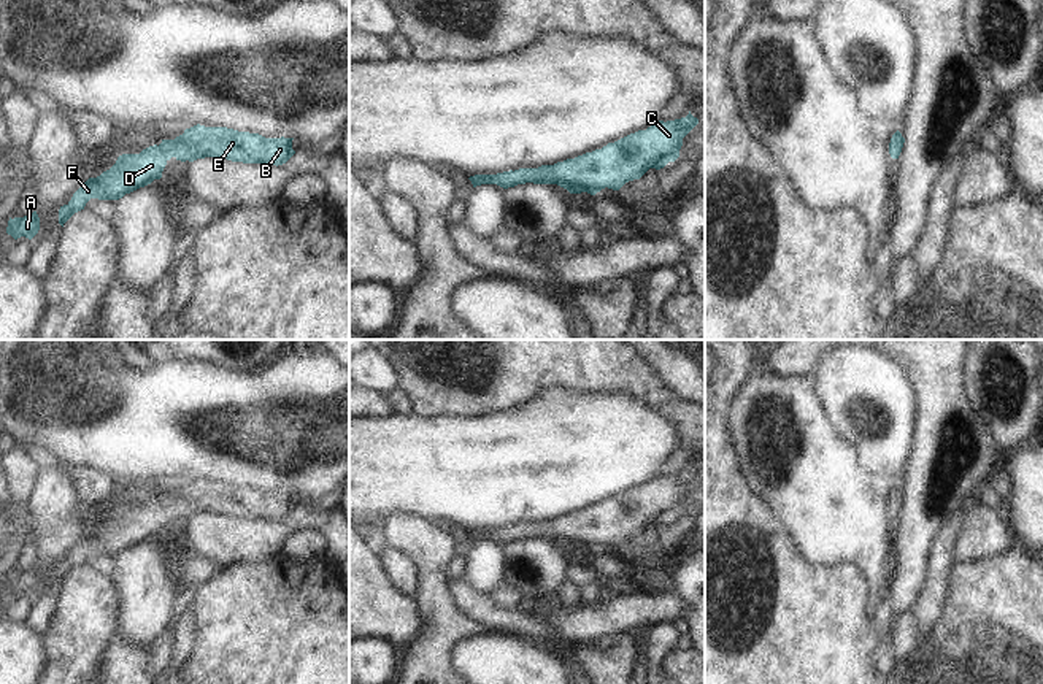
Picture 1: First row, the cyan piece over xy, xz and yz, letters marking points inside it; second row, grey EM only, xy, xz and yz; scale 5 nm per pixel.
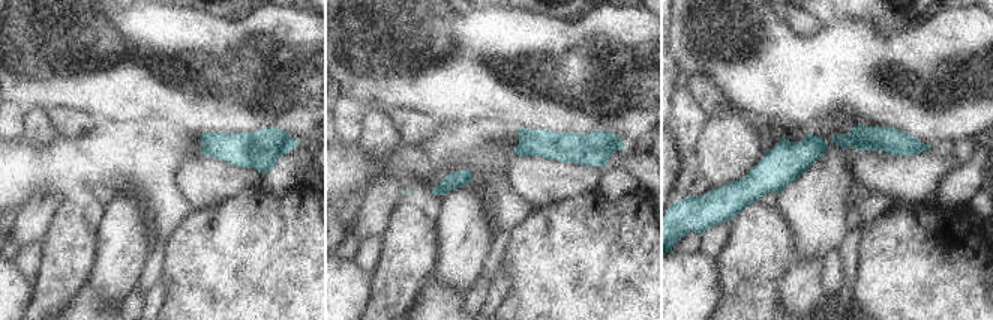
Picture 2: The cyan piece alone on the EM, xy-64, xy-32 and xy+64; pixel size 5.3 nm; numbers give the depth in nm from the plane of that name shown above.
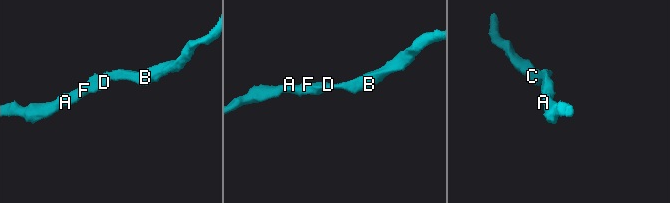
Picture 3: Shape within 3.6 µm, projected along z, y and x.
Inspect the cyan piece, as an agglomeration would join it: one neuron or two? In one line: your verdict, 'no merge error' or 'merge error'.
no merge error

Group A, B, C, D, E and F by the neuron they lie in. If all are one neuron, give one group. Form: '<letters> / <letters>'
A B C D E F

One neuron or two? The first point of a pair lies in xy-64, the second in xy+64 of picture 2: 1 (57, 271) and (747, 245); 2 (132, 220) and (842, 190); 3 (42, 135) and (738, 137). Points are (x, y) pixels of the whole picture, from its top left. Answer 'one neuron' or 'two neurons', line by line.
1: one neuron
2: one neuron
3: one neuron

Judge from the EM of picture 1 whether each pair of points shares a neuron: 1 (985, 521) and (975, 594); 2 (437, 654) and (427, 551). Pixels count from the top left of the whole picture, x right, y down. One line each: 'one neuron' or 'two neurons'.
1: two neurons
2: one neuron

